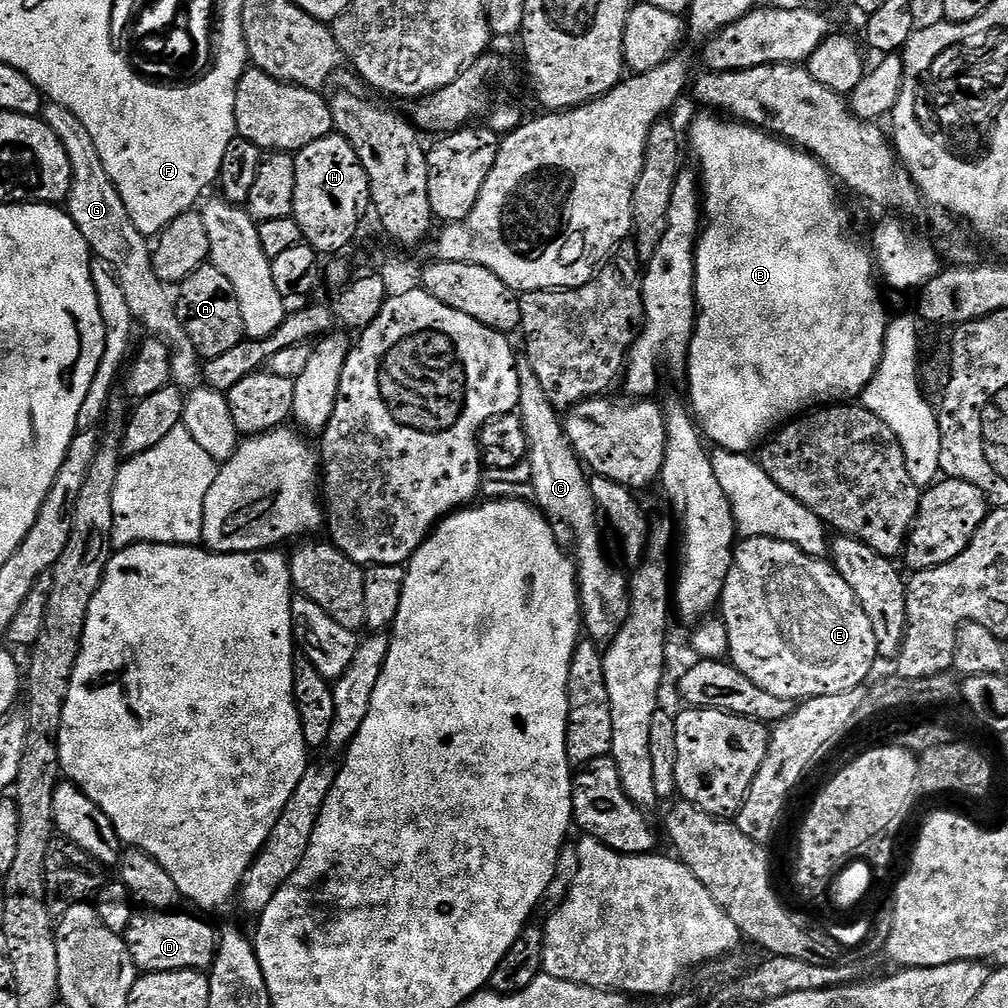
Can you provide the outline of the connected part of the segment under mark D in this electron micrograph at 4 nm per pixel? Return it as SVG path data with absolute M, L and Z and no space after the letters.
M152 910L144 915L148 916L133 915L130 926L122 933L141 973L178 970L207 973L211 969L218 951L218 932L206 921L187 916L184 910Z

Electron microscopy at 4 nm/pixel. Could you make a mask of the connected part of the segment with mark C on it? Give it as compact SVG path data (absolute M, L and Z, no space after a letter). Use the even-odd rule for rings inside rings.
M526 358L517 363L516 369L520 391L518 415L528 435L526 468L532 471L532 492L536 495L534 503L546 518L550 530L554 530L554 538L570 553L576 565L583 631L597 642L610 641L616 637L628 617L629 577L623 576L608 561L604 536L600 533L602 513L596 507L592 481L580 463L570 438L564 433L561 413L552 405L550 398L546 398L546 390L542 390L538 374L534 374Z

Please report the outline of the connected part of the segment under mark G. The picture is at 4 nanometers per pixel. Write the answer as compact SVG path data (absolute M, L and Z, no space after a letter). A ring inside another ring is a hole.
M45 103L42 119L62 142L66 156L70 158L72 170L72 186L68 191L66 211L71 216L74 226L82 230L82 238L86 238L89 249L97 261L105 264L112 279L118 282L122 290L122 298L126 298L126 306L149 328L153 337L159 338L169 345L172 353L172 380L184 386L187 380L199 381L202 376L200 355L192 349L190 338L178 318L176 302L169 285L163 284L154 270L152 261L153 249L149 237L143 236L130 222L130 214L126 214L126 202L118 194L114 182L110 182L110 174L106 174L106 166L102 166L102 158L94 146L94 138L90 138L90 130L78 122L78 114L70 114L66 106Z

